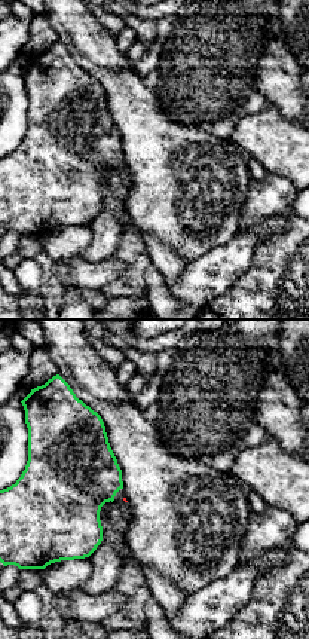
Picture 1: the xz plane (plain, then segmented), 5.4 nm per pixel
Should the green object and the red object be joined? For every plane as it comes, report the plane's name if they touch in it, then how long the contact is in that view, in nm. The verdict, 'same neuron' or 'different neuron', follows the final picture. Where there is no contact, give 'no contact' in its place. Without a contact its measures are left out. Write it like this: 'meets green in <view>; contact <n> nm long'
no contact

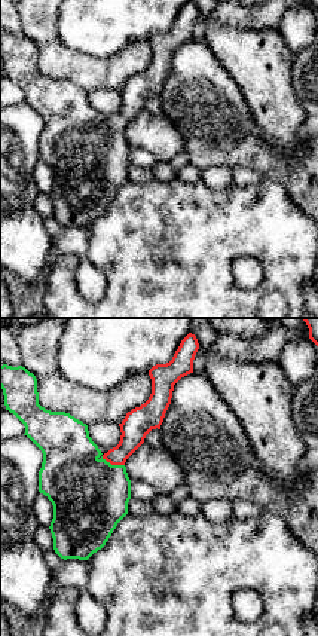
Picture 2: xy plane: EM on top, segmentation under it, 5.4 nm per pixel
meets green in xy; contact 140 nm long

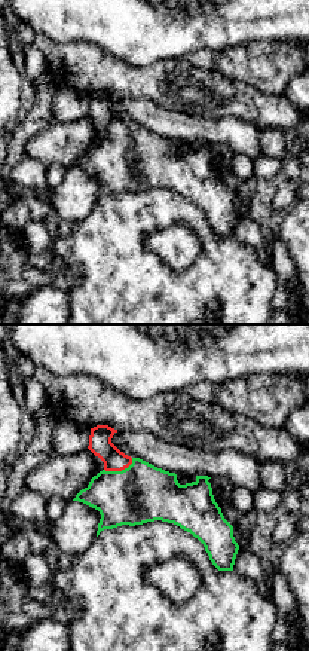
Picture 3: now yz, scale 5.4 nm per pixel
meets green in yz; contact 170 nm long

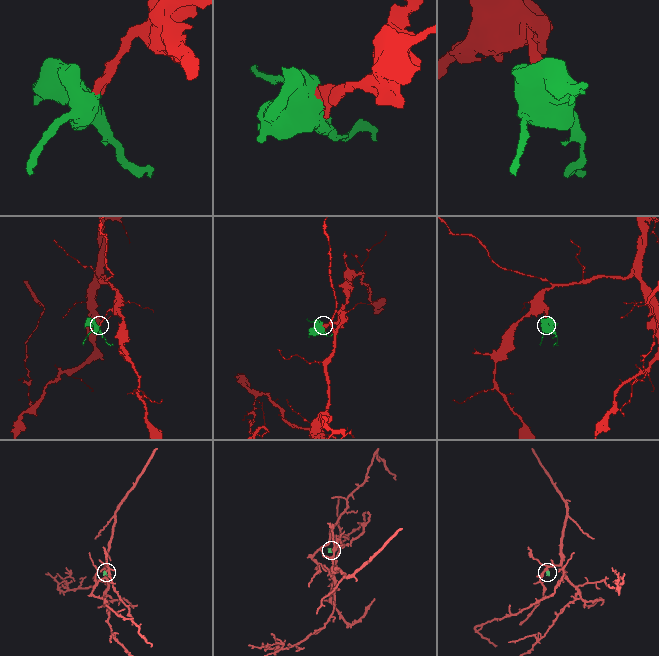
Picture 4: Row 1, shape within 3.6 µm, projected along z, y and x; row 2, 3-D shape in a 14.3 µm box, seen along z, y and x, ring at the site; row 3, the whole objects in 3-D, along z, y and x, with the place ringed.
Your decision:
same neuron

